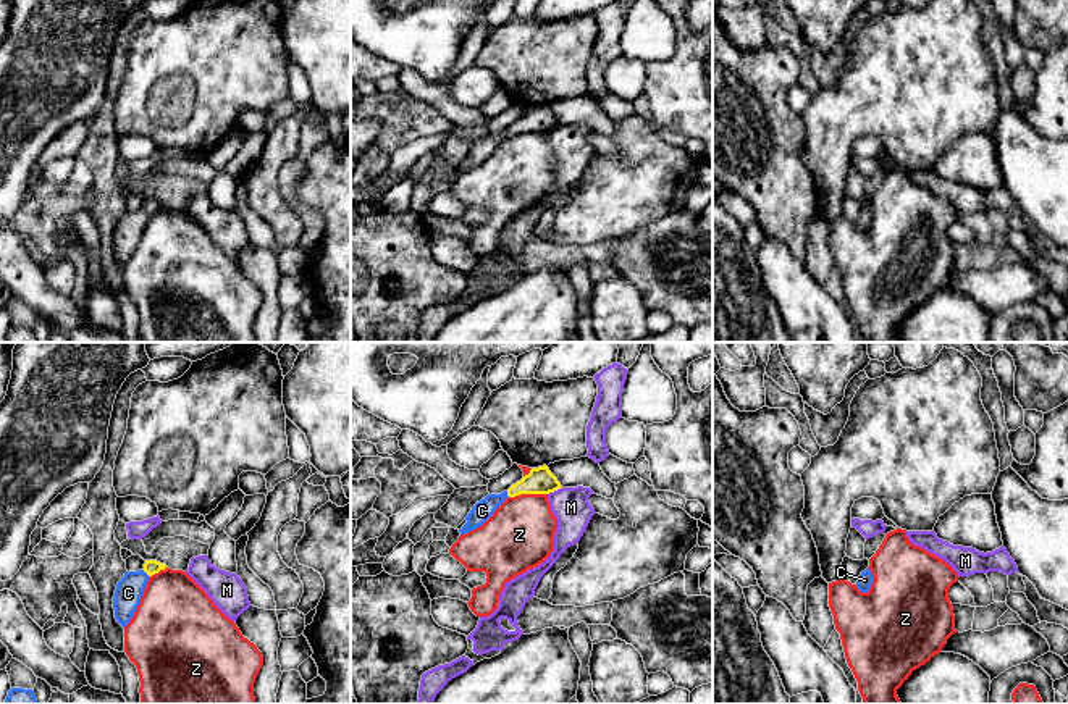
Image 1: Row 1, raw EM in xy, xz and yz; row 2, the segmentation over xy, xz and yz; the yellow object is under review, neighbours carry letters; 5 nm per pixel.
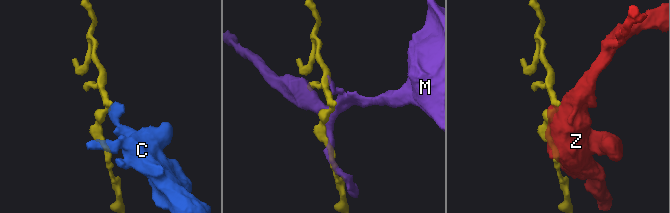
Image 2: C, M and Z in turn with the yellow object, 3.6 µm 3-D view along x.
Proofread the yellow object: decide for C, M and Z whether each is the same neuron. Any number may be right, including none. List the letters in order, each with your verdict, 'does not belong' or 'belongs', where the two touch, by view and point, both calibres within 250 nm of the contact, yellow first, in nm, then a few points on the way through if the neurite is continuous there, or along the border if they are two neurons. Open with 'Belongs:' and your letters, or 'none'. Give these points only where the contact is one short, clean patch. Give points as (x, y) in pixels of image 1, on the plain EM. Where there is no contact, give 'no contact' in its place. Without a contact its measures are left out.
Belongs: C
C: belongs; meets yellow in xy at (146, 210); 80 nm thick on the yellow side, 140 nm on the other; runs through xy (151, 205), (146, 210), (128, 231)
M: does not belong; meets yellow in xz at (555, 128); 130 nm thick on the yellow side, 190 nm on the other
Z: does not belong; meets yellow in xz at (527, 131); 130 nm thick on the yellow side, 340 nm on the other

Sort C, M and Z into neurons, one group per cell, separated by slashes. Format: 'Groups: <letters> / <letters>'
Groups: C / M / Z

